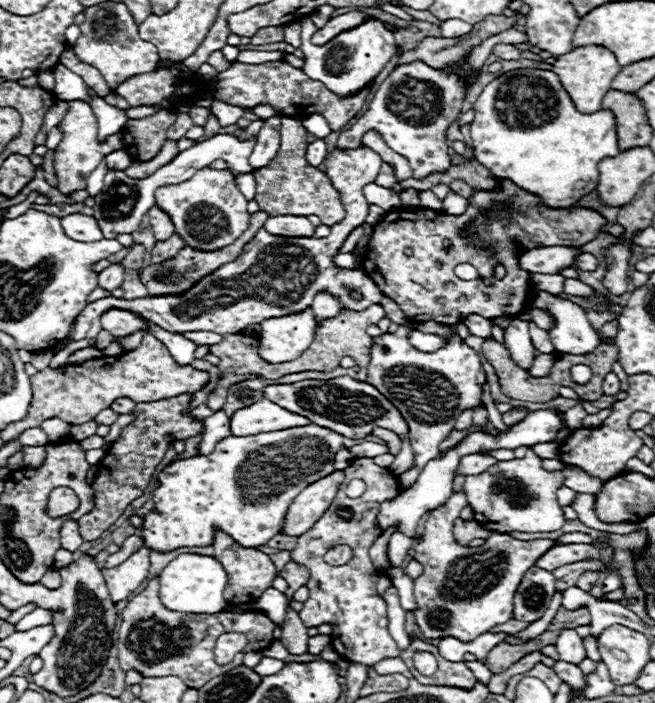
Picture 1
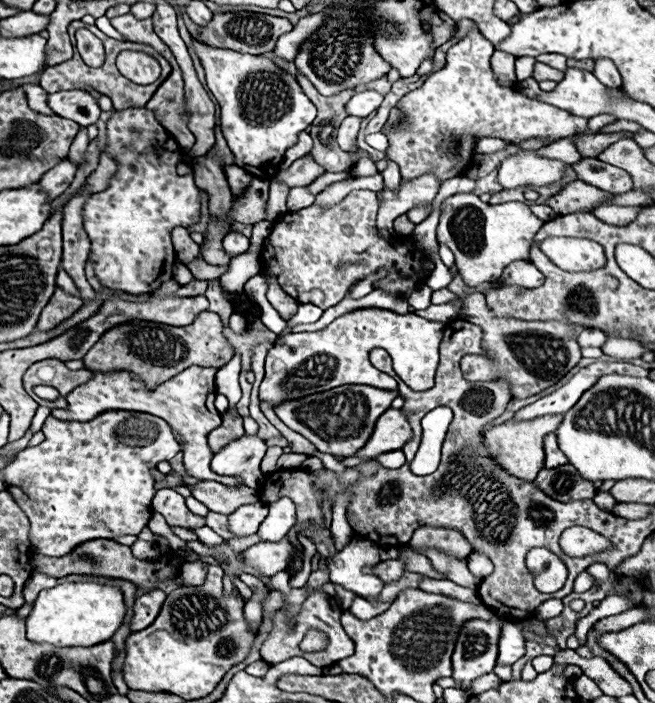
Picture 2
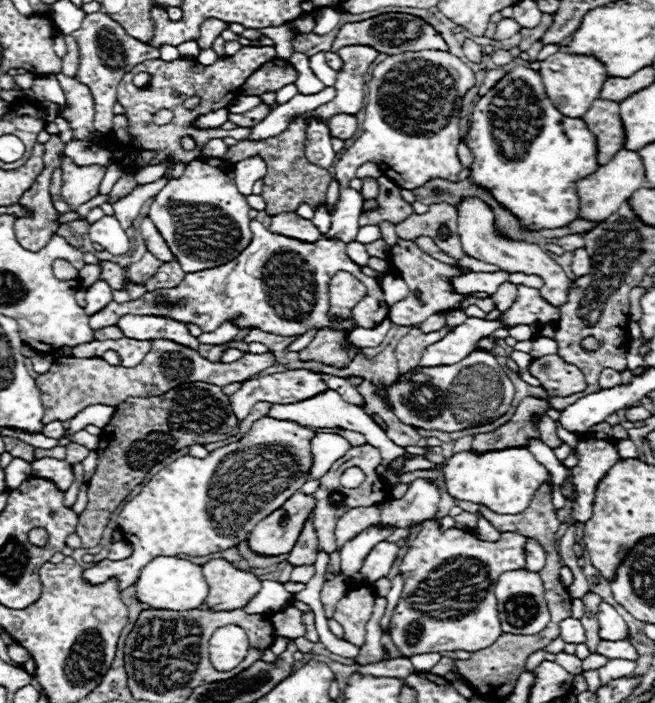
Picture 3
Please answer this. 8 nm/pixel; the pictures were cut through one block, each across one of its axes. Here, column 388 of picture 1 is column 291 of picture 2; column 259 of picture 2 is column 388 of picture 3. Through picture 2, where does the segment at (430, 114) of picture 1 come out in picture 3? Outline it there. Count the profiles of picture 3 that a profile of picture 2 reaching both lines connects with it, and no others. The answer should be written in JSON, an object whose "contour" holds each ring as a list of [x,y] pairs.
{"contour":[[[422,50],[388,56],[372,70],[370,90],[364,108],[366,120],[362,124],[362,134],[350,148],[346,148],[342,158],[334,164],[334,178],[340,184],[340,196],[332,210],[332,226],[324,234],[326,238],[336,238],[344,244],[356,240],[356,234],[360,230],[358,218],[362,214],[364,204],[358,202],[358,192],[350,188],[350,180],[364,162],[376,162],[384,176],[392,178],[400,188],[408,190],[420,188],[432,178],[458,180],[458,172],[462,168],[456,154],[456,148],[460,144],[460,104],[464,94],[474,86],[474,82],[474,72],[466,64],[462,64],[460,58],[442,50]]]}

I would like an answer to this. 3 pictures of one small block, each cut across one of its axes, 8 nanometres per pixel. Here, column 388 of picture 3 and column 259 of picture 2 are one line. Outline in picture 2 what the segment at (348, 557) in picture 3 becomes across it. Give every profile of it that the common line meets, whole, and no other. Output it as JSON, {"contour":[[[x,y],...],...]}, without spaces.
{"contour":[[[280,498],[270,504],[270,514],[260,524],[260,538],[268,542],[276,542],[288,534],[288,530],[296,524],[296,506],[290,498]]]}

